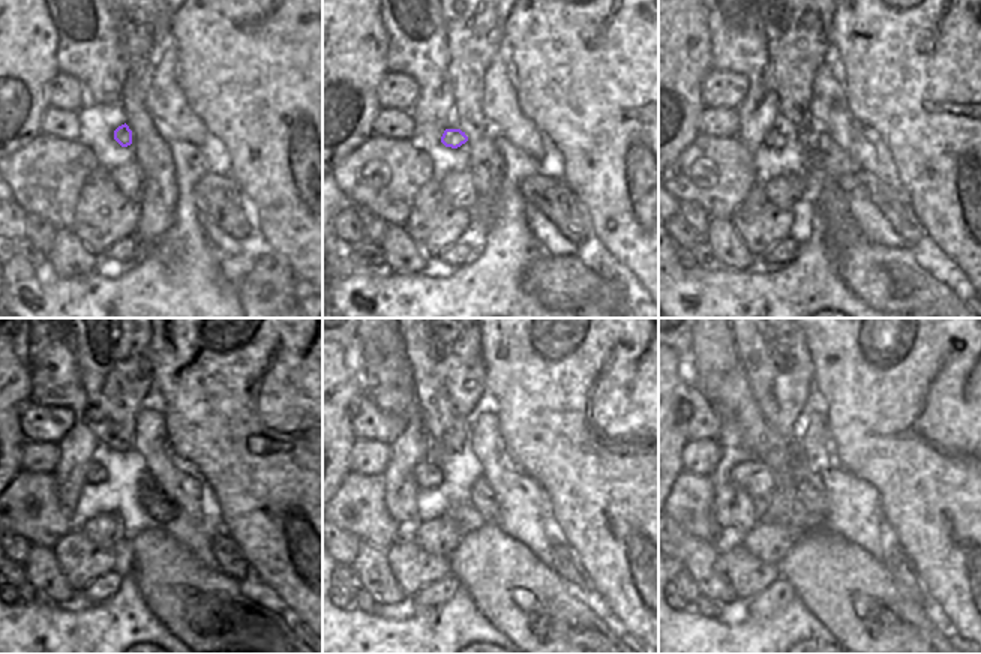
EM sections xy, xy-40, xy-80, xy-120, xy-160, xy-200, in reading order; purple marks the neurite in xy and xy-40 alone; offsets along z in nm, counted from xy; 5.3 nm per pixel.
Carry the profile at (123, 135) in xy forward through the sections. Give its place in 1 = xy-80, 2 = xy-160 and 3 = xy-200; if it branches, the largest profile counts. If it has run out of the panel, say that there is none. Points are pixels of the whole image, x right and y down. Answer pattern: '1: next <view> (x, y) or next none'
1: next xy-80 (773, 140)
2: next xy-160 (426, 476)
3: next xy-200 (756, 479)

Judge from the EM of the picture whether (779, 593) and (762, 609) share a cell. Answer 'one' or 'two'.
one

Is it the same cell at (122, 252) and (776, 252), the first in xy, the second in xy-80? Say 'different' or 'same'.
same

